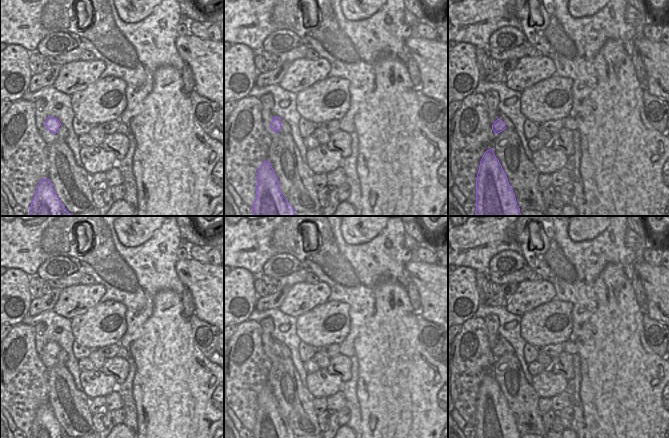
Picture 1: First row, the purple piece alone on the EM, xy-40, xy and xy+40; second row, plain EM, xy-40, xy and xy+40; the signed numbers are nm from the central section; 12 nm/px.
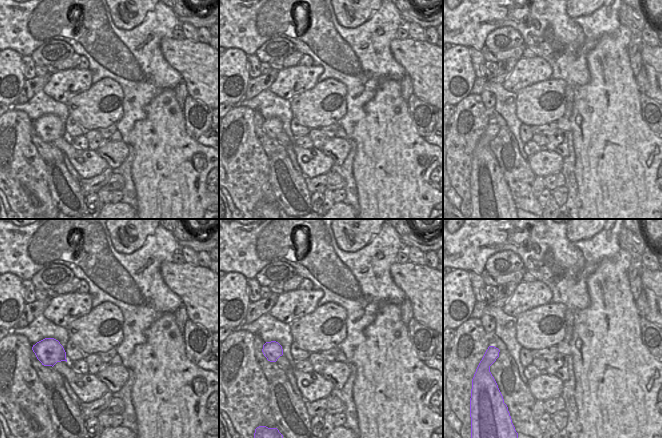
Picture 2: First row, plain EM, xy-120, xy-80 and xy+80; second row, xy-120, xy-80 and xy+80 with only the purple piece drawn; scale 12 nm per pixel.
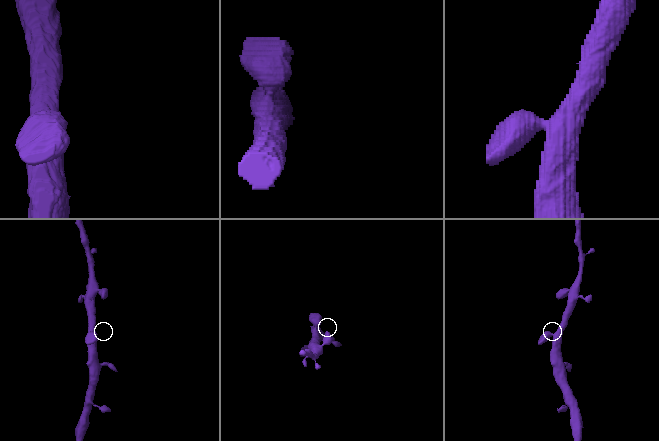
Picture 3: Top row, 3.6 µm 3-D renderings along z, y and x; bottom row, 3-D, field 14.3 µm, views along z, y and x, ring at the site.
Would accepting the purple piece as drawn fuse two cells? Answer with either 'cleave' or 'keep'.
keep

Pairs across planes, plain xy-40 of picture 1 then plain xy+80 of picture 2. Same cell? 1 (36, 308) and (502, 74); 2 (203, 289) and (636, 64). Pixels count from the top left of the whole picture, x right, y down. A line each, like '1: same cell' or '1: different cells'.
1: same cell
2: different cells

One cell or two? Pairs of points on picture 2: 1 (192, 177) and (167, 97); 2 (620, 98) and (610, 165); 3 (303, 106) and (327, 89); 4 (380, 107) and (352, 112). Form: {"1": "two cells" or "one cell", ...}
{"1": "one cell", "2": "one cell", "3": "one cell", "4": "two cells"}

